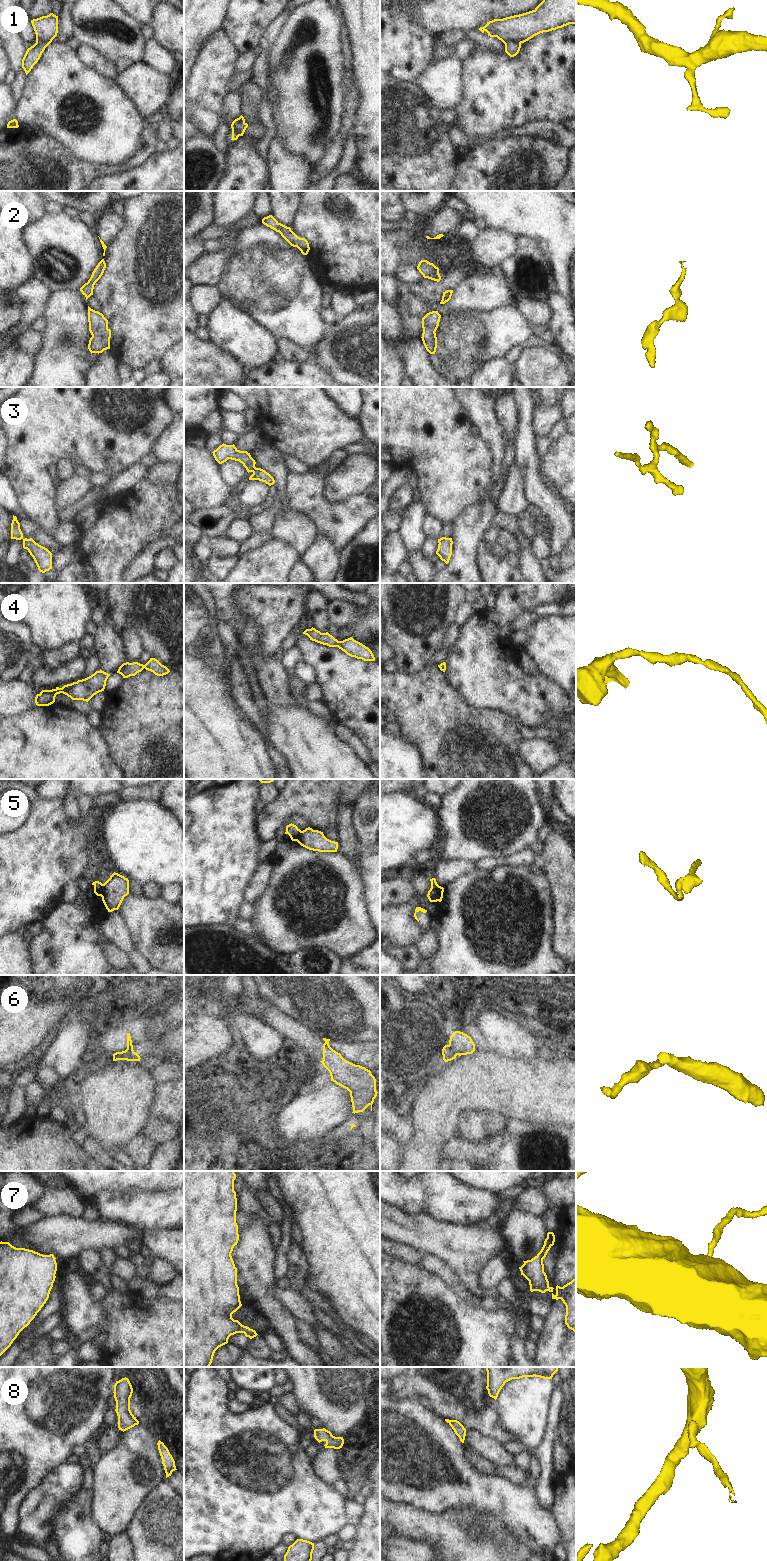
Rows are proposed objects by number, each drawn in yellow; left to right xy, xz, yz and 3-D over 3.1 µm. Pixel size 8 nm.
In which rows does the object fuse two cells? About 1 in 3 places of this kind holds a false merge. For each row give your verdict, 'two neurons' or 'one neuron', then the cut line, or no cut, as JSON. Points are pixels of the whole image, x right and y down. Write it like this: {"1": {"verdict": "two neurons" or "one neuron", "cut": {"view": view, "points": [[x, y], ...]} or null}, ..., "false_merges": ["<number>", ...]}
{"1": {"verdict": "two neurons", "cut": {"view": "yz", "points": [[520, 42], [509, 40], [505, 44]]}}, "2": {"verdict": "one neuron", "cut": null}, "3": {"verdict": "one neuron", "cut": null}, "4": {"verdict": "one neuron", "cut": null}, "5": {"verdict": "two neurons", "cut": {"view": "yz", "points": [[438, 885], [438, 893], [430, 901]]}}, "6": {"verdict": "two neurons", "cut": {"view": "yz", "points": [[448, 1045], [456, 1055]]}}, "7": {"verdict": "one neuron", "cut": null}, "8": {"verdict": "one neuron", "cut": null}, "false_merges": ["1", "5", "6"]}

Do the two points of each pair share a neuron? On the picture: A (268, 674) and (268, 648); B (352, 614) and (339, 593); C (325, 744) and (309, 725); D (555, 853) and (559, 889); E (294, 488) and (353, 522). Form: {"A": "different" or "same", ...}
{"A": "different", "B": "different", "C": "same", "D": "same", "E": "same"}

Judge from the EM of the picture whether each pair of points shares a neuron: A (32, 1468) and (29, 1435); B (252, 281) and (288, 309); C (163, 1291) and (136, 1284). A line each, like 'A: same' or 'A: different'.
A: same
B: same
C: same

